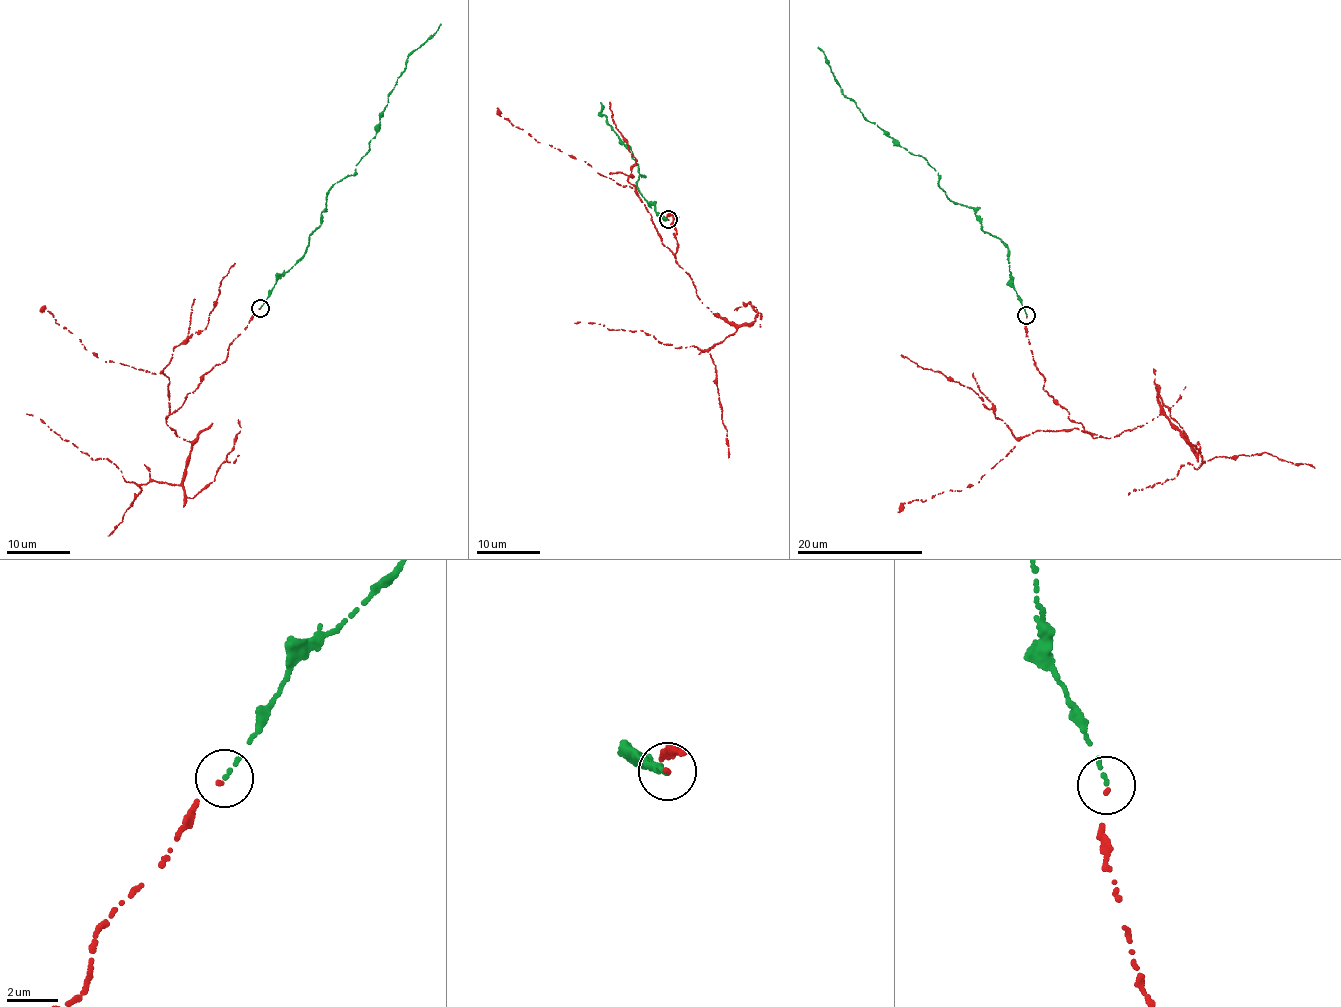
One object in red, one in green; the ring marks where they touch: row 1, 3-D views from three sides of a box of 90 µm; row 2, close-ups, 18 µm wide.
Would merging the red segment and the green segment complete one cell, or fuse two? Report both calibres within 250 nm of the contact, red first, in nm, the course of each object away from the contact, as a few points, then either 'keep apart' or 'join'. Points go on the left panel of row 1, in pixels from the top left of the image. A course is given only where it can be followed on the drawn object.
110 nm thick on the red side, 150 nm on the other; red runs (260, 309), (225, 360), (165, 418), (191, 442), (179, 485), (124, 481), (115, 464), (95, 460), (27, 414); green runs (260, 307), (277, 279), (305, 254), (333, 186), (355, 173), (370, 149), (408, 56), (439, 23); join

